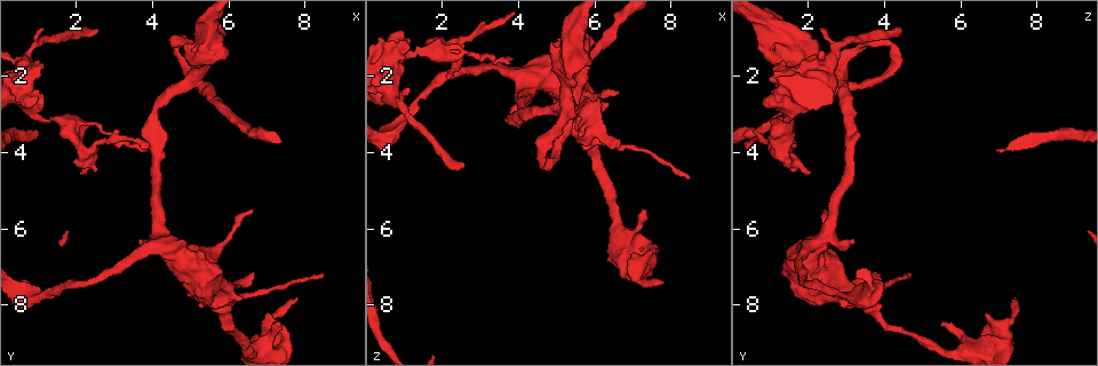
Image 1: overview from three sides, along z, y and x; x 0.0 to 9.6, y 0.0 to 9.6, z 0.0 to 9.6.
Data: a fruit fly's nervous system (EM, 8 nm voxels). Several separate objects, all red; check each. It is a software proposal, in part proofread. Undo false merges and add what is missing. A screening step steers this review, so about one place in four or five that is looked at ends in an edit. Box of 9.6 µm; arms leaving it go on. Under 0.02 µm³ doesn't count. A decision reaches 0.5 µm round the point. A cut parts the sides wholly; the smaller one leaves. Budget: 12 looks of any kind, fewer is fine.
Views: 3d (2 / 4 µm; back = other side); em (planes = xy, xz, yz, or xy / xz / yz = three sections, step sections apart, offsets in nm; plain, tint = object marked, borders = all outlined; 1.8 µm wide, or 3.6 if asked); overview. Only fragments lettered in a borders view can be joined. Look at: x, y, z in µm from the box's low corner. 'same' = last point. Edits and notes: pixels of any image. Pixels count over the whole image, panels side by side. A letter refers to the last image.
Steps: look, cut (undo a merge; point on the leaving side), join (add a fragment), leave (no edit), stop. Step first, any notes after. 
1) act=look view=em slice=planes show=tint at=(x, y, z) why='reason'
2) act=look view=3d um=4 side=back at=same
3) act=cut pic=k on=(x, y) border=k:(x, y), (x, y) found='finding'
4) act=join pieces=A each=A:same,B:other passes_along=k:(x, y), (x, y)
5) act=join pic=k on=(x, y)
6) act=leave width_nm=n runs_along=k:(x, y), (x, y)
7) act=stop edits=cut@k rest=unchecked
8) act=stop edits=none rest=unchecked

act=look view=em slice=planes show=plain at=(2.60, 0.80, 4.35) why='branch stops here'

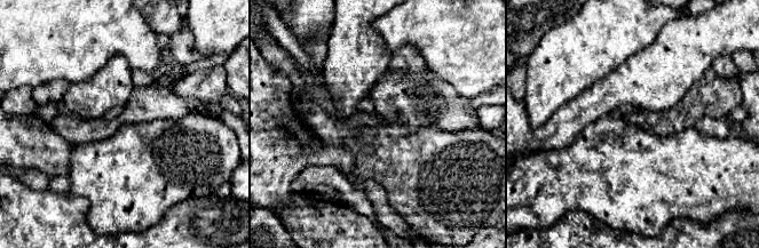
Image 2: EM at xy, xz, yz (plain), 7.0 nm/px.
act=look view=em slice=planes show=borders at=same

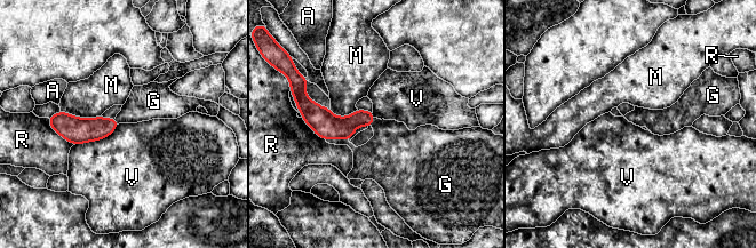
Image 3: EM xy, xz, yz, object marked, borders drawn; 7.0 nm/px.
act=join pieces=G each=A:other,G:same,M:other,R:other,V:other found='it goes on there'

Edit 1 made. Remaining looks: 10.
act=look view=overview

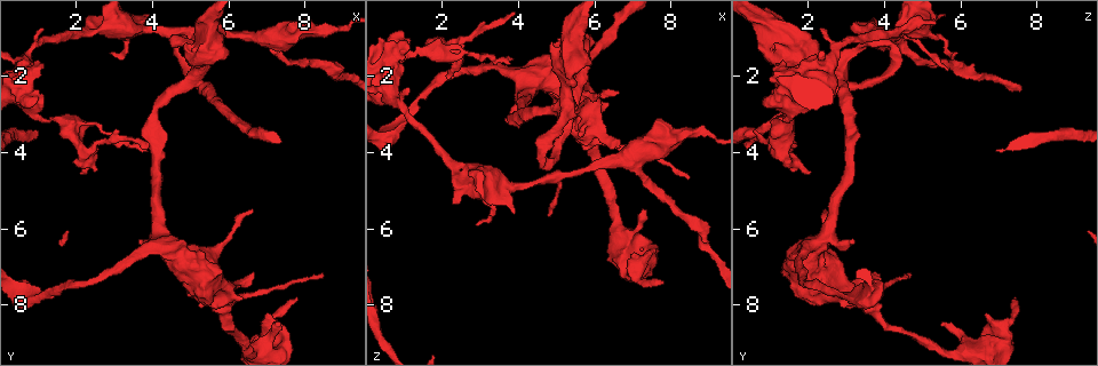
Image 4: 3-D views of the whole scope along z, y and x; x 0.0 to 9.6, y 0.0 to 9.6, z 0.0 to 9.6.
act=look view=em slice=planes show=borders at=(5.10, 2.10, 2.90) why='four or more arms meet'

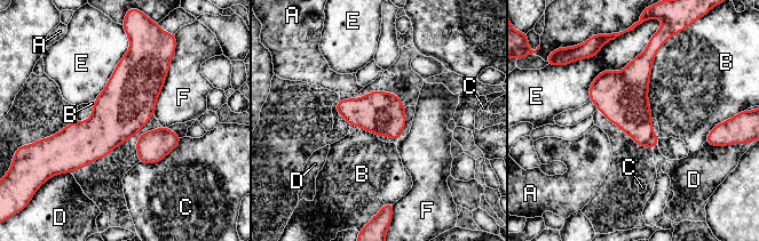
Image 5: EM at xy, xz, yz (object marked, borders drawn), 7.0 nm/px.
act=leave longest_contact=E:600nm each=A:other,B:other,C:other,D:other,E:other,F:other border=5:(663, 45), (649, 81), (651, 118) found='continuous, no second neuron'

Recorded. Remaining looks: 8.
act=look view=3d um=2 side=back at=(1.20, 0.80, 2.35) why='thin end'

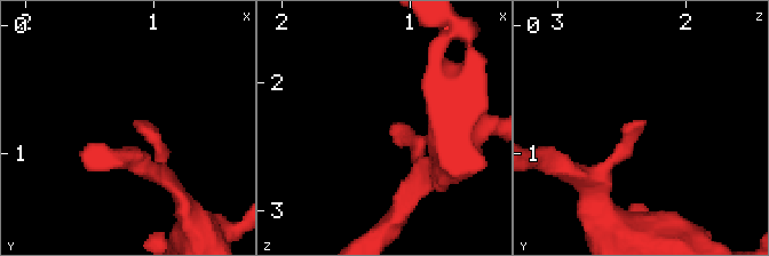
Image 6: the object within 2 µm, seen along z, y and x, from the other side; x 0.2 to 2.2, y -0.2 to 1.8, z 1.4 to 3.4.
act=look view=em slice=planes show=plain at=(1.12, 0.74, 2.32)

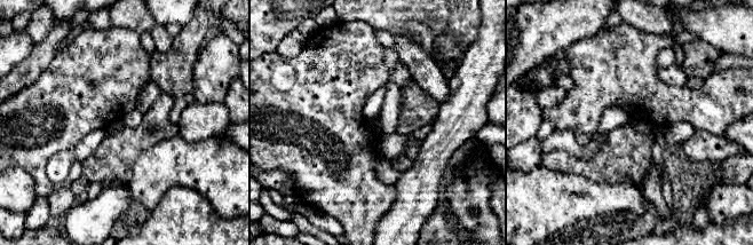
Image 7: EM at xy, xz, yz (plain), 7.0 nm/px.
act=look view=em slice=planes show=borders at=same why='what lies round it'

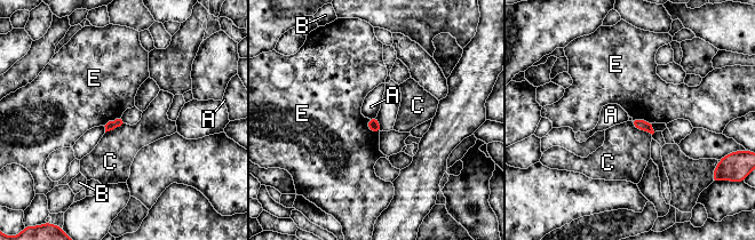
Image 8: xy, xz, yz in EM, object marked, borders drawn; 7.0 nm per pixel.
act=leave each=A:other,B:other,C:other,E:other border=8:(368, 119), (367, 127), (379, 133) found='none of them fits'

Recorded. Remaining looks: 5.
act=look view=3d um=4 at=(4.35, 6.35, 2.30) why='narrows sharply'

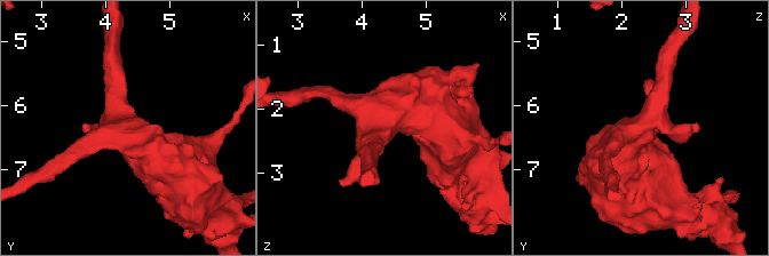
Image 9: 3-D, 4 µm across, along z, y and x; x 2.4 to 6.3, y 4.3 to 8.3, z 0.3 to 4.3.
act=look view=em um=3.6 slice=xy step=8 show=tint at=(4.30, 6.30, 2.30) arms=4 why='shape alone is not enough'

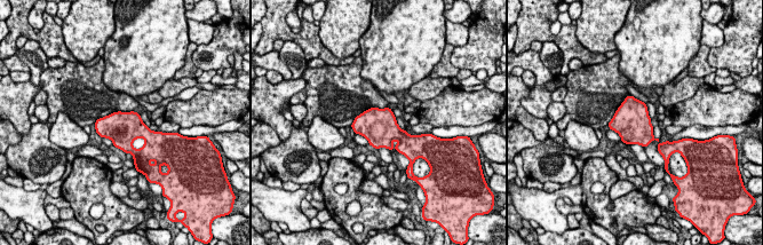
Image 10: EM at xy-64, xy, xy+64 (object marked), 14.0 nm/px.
act=look view=em um=3.6 slice=planes show=borders at=same why='cut it another way'

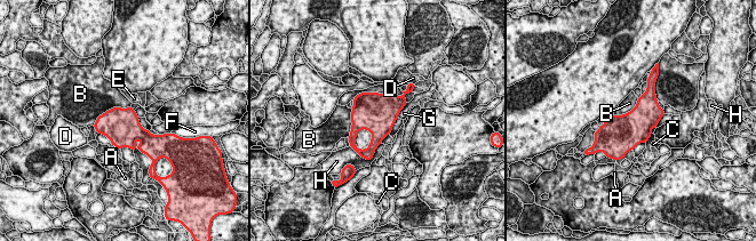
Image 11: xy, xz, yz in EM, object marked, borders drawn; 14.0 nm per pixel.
act=leave width_nm=480 each=A:other,B:other,C:other,D:other,E:other,F:other,G:other,H:other border=11:(130, 105), (106, 110), (93, 125) found='all the same neuron'

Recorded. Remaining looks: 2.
act=stop edits=join@3 rest=unchecked

